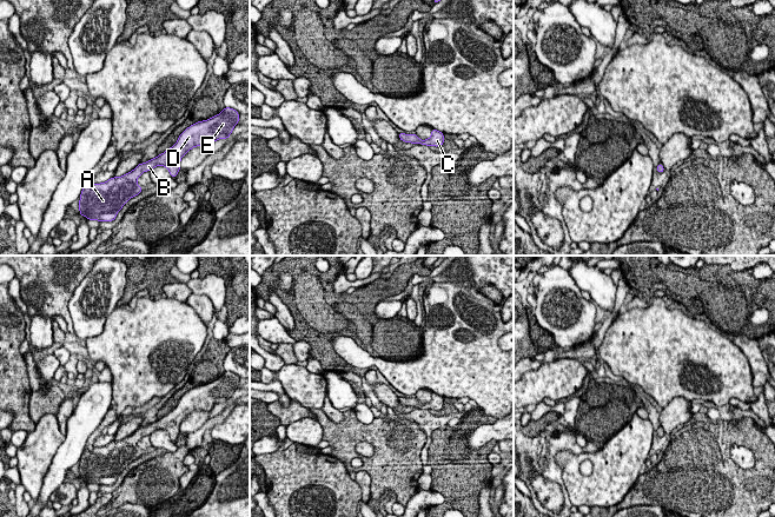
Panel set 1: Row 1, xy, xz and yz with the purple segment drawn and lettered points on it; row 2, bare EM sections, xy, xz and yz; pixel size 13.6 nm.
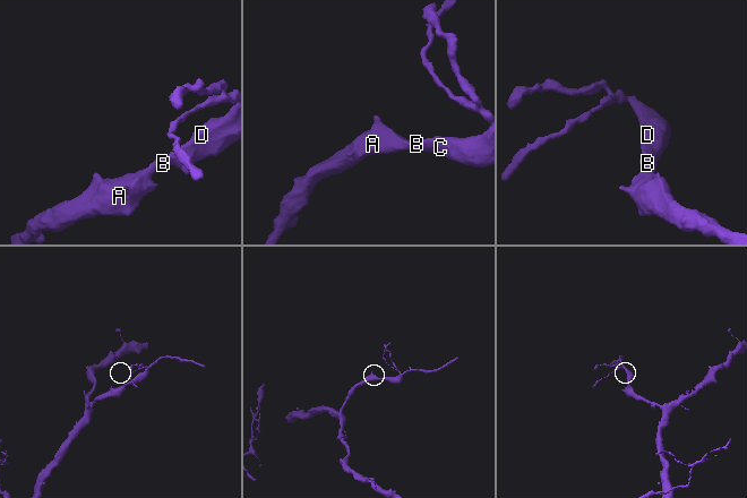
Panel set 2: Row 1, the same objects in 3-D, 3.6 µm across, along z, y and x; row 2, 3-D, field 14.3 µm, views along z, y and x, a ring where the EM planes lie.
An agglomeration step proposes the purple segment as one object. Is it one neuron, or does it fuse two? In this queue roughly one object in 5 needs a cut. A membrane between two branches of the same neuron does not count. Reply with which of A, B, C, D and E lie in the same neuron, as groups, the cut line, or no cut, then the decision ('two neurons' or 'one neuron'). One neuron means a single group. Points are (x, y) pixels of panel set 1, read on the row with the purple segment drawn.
groups A B C D E; cut none; one neuron

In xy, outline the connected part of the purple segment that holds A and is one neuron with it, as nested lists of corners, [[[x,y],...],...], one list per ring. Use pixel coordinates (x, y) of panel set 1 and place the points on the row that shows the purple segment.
[[[225,107],[219,114],[187,127],[172,147],[154,159],[140,163],[121,177],[93,184],[92,187],[84,186],[78,214],[85,216],[88,220],[113,221],[125,203],[143,191],[137,183],[141,173],[161,165],[168,170],[172,178],[175,178],[180,170],[180,160],[190,150],[196,146],[212,147],[216,140],[228,139],[239,122],[239,115],[236,110]]]

